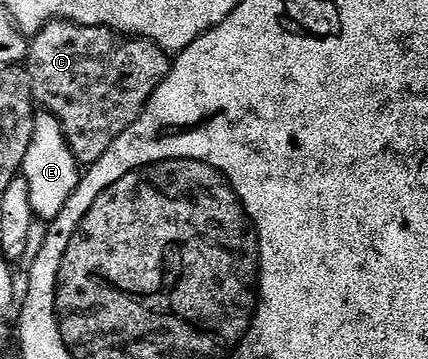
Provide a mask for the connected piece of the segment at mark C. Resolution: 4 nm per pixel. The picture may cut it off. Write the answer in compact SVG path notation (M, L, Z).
M53 20L29 40L29 52L23 67L27 78L31 78L34 101L61 123L69 149L75 154L78 165L88 166L99 162L99 158L111 150L115 138L126 132L140 118L143 110L148 108L149 99L164 85L171 67L171 56L155 42L126 36L112 28Z

